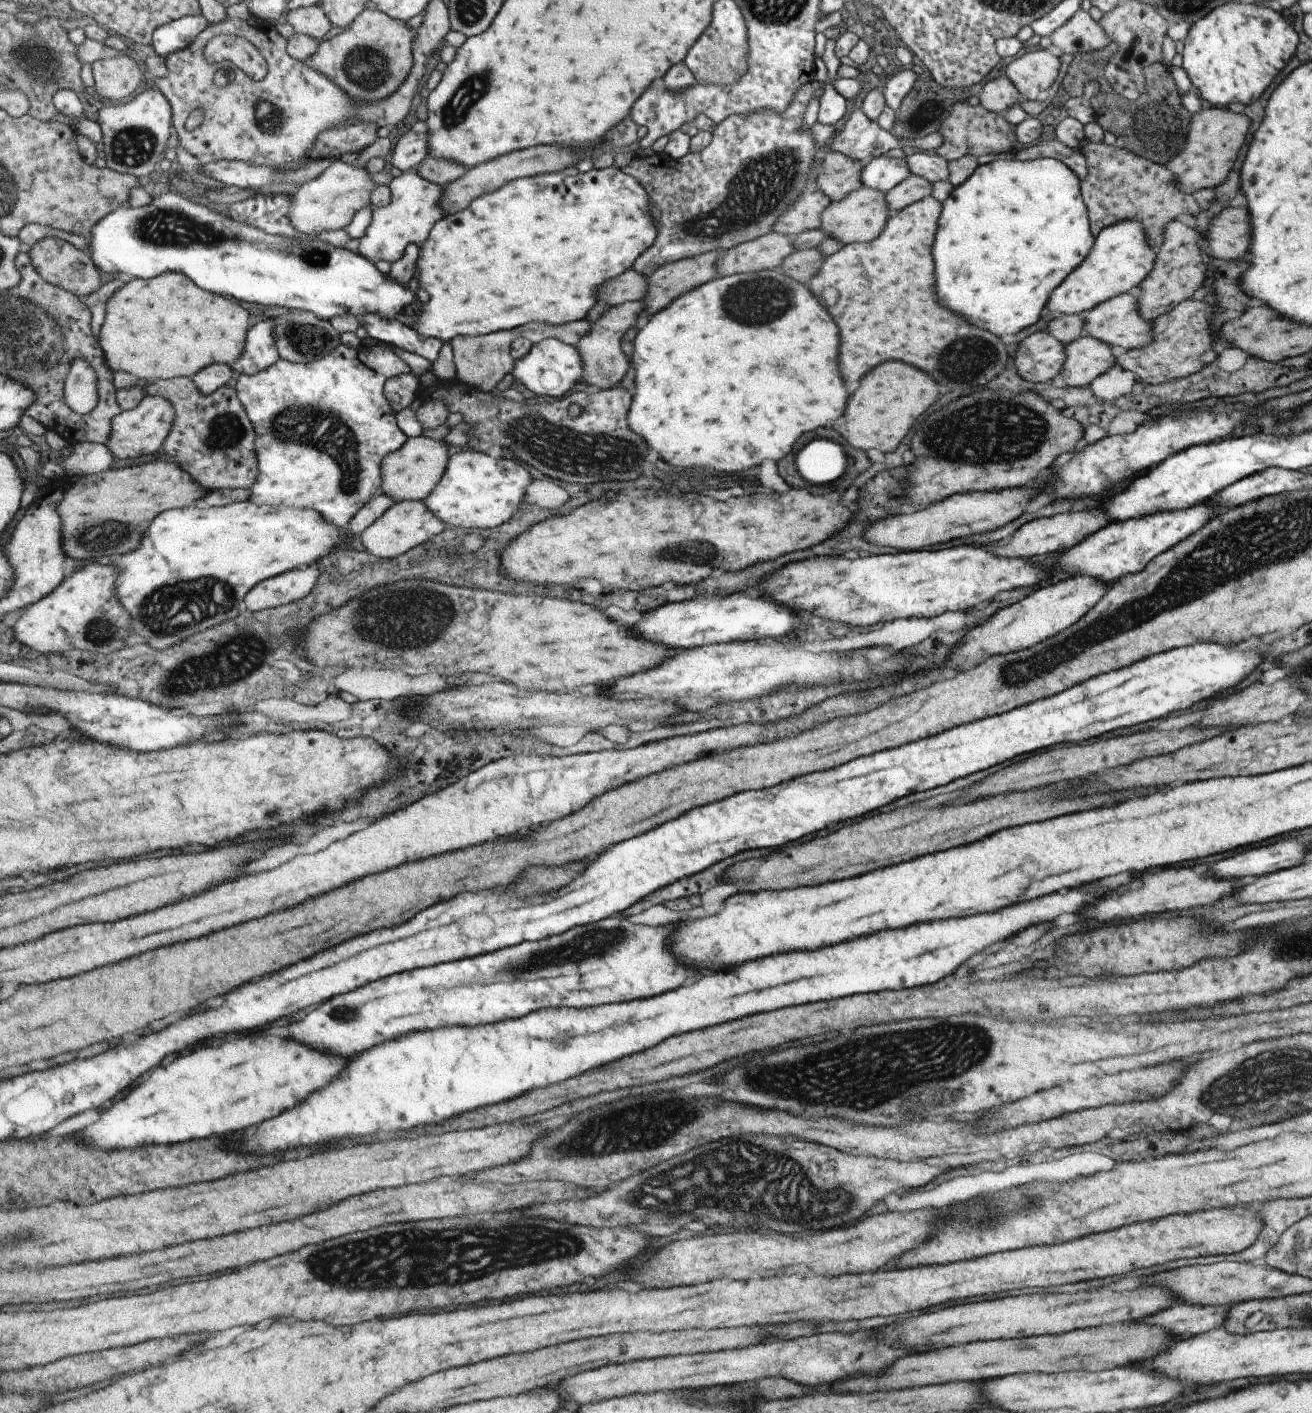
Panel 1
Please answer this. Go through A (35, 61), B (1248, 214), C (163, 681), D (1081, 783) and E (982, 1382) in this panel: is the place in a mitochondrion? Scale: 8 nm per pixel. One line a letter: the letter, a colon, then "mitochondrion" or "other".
A: mitochondrion
B: other
C: mitochondrion
D: other
E: other

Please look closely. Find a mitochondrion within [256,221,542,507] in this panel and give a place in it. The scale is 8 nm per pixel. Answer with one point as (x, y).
(307, 425)

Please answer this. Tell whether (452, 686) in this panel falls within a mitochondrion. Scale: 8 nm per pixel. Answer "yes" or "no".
no

